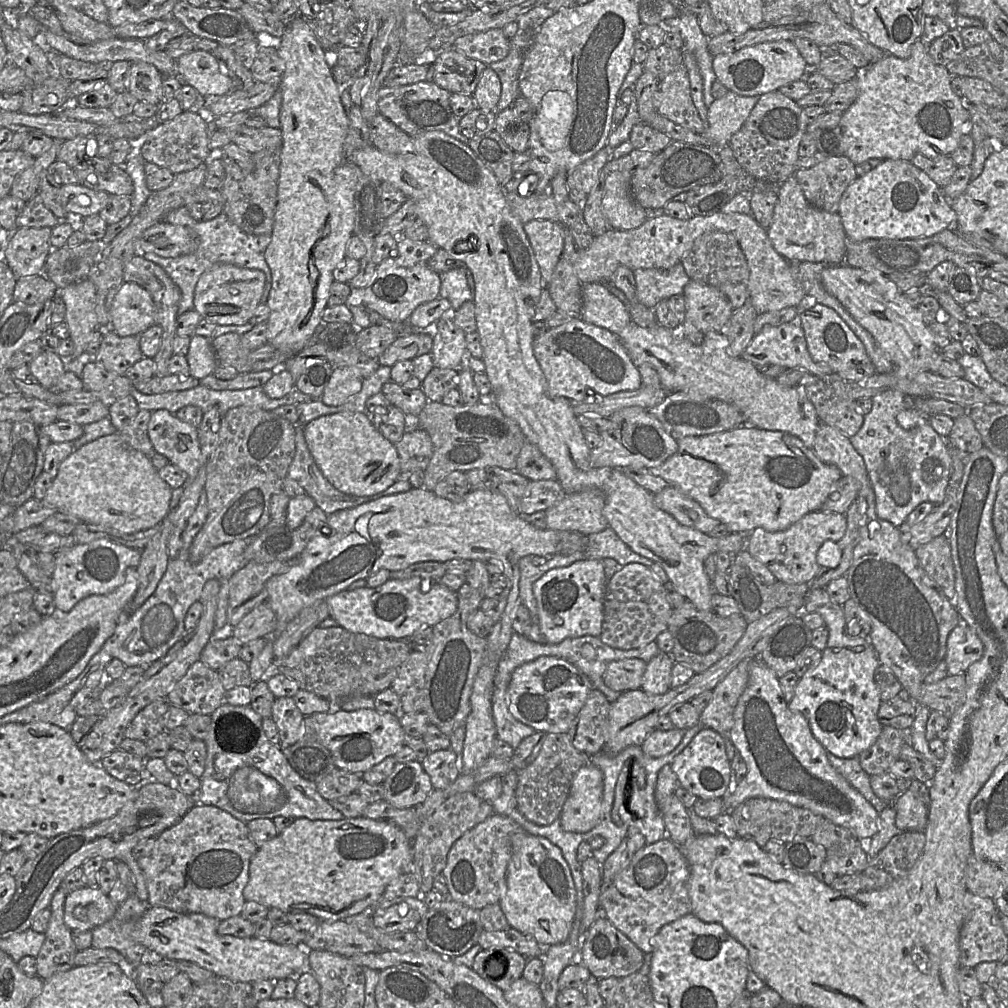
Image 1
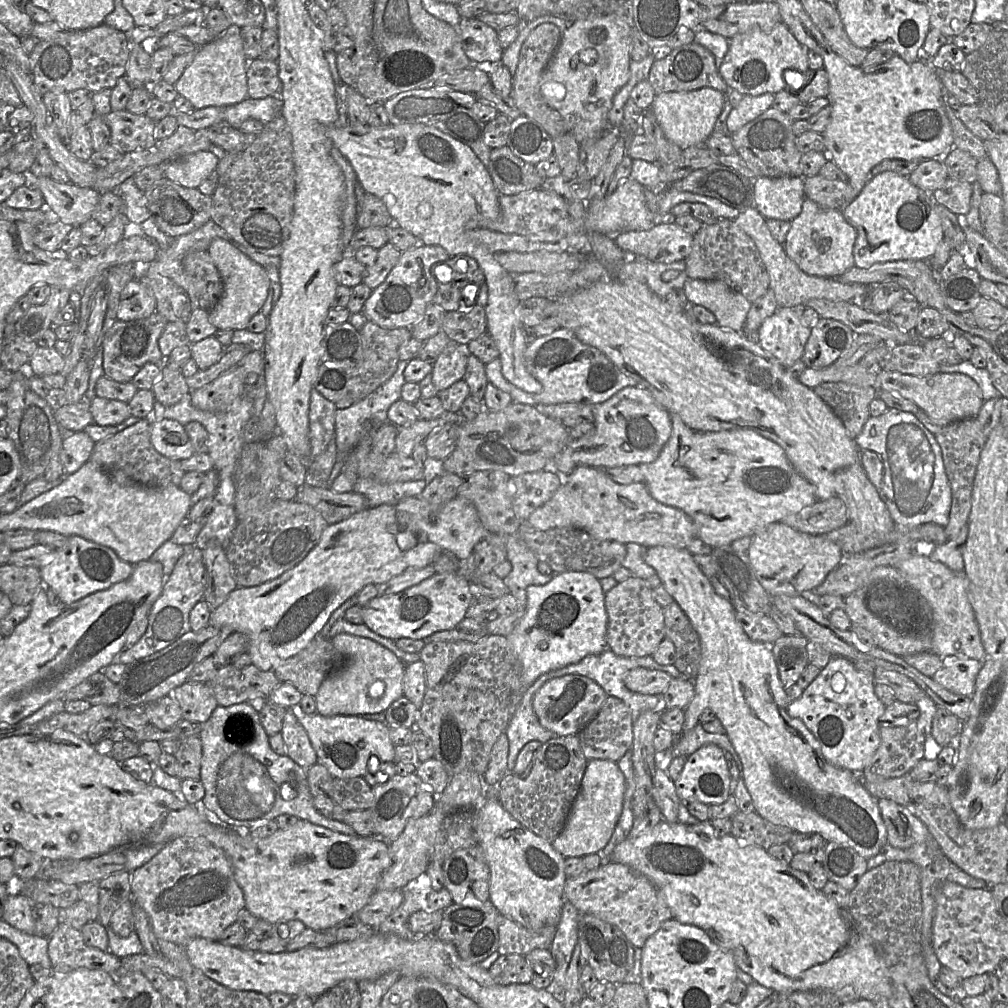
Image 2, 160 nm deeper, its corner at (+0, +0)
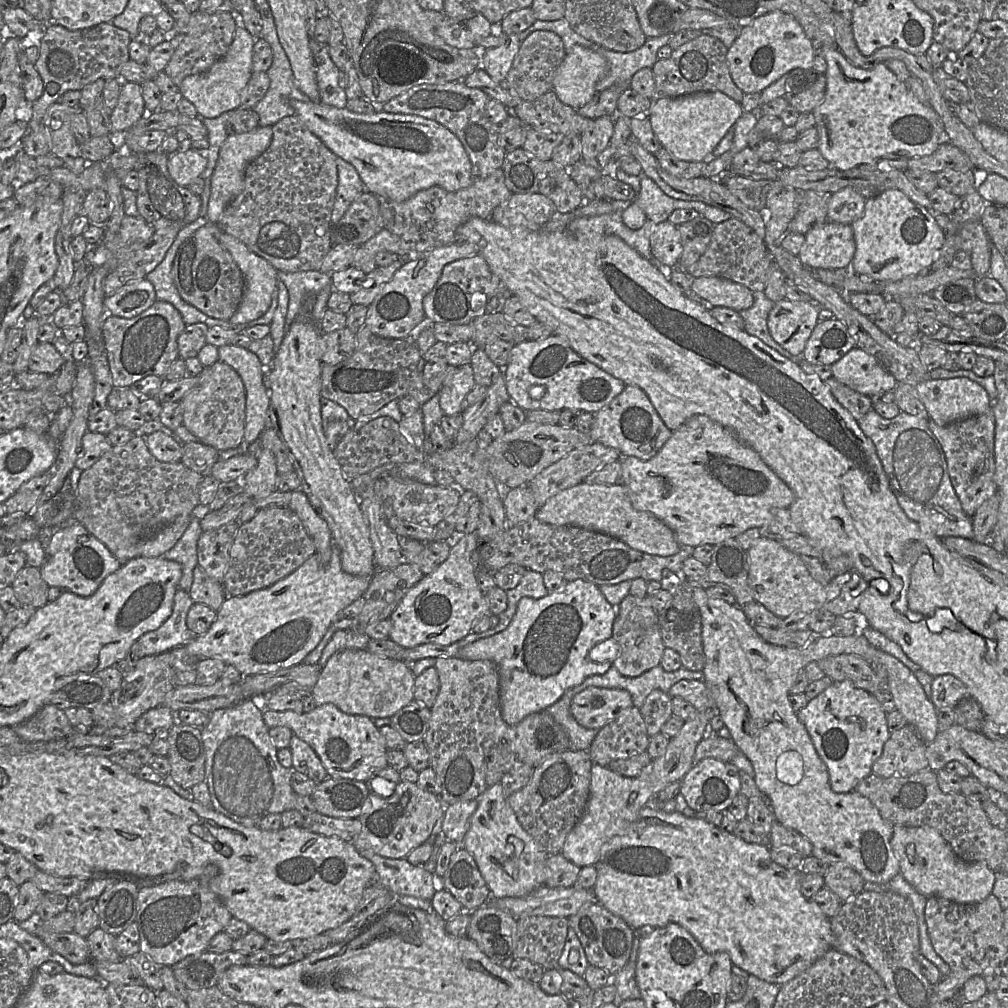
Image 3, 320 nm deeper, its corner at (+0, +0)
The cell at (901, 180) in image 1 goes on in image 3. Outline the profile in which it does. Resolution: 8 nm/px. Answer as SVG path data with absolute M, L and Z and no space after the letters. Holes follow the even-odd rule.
M897 189L867 199L862 216L851 226L856 243L851 268L876 281L898 281L919 274L933 264L944 243L944 231L931 213Z

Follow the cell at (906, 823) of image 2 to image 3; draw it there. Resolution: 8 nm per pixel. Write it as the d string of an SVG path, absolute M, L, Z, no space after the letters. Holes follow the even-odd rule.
M893 826L891 846L898 860L900 873L917 892L926 897L939 896L956 903L970 904L983 901L992 892L996 873L983 862L961 860L940 833L930 826Z

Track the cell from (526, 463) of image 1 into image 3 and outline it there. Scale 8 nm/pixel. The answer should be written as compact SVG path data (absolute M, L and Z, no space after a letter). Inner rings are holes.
M626 385L618 396L593 416L594 423L589 433L592 442L614 448L623 457L633 456L649 460L658 453L673 433L657 413L647 394L635 385Z

